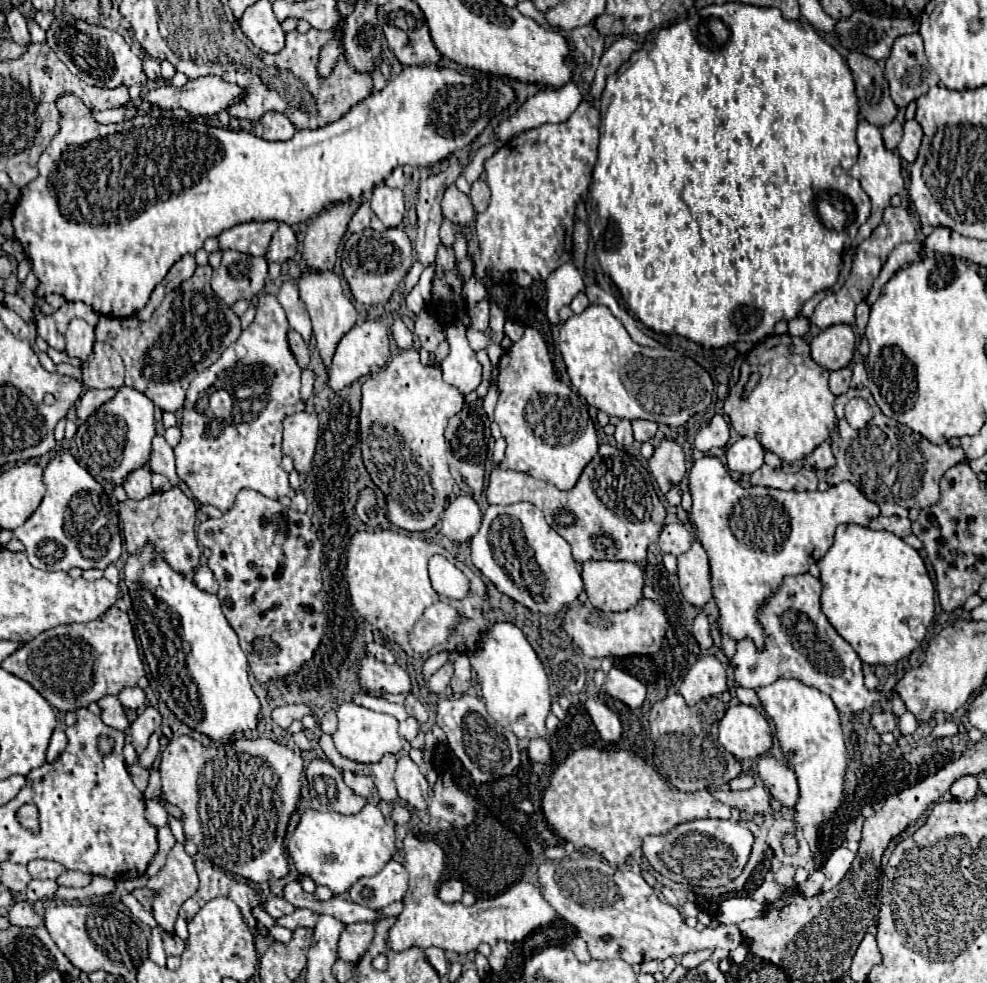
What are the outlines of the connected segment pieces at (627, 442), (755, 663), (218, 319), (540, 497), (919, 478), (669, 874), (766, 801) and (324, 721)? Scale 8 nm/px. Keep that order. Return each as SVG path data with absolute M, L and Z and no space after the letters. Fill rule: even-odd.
M621 420L617 424L615 440L617 440L617 446L631 446L633 444L633 430L631 430L631 422L629 420Z
M809 572L787 576L775 594L763 600L757 620L765 632L765 646L757 648L751 638L737 640L737 652L731 660L735 684L751 690L773 684L779 678L795 678L805 686L817 688L831 696L839 712L855 714L869 708L875 701L890 701L895 693L869 692L863 686L863 666L857 652L829 624L819 606L821 582Z
M197 266L195 274L189 280L185 280L181 286L177 286L163 298L159 308L153 312L153 318L149 322L141 322L133 330L119 326L119 318L111 318L111 316L101 316L99 324L95 326L97 340L109 342L121 354L125 362L125 384L143 392L163 412L181 410L189 382L197 376L199 370L211 366L221 356L223 348L233 344L241 334L239 318L233 314L229 306L225 306L225 302L221 302L221 298L213 294L209 280L211 280L211 266Z
M609 444L599 446L599 452L585 466L571 490L559 490L525 472L495 468L485 496L489 504L509 506L515 502L531 502L537 506L545 514L547 524L569 542L577 562L641 562L647 558L647 546L657 542L665 522L665 506L655 494L649 470L635 456Z
M851 388L847 394L835 398L835 412L839 420L839 442L835 446L835 460L837 464L827 470L827 484L837 486L841 482L851 482L857 486L869 500L881 504L881 496L885 492L893 496L893 502L903 508L929 508L939 500L939 480L941 476L955 464L965 460L961 448L953 448L949 442L931 444L921 434L913 432L911 428L899 424L893 418L887 418L879 406L875 404L869 388ZM851 398L863 398L873 408L873 418L863 430L855 430L843 416L843 406ZM873 430L881 432L875 436Z
M733 818L729 820L693 820L675 826L665 836L649 836L643 842L643 856L665 878L673 882L717 888L735 880L751 854L751 830Z
M755 786L751 790L743 790L743 792L713 790L713 796L719 802L723 802L731 808L737 808L739 812L747 812L747 814L765 814L771 808L771 796L761 786Z
M335 710L325 712L325 714L321 716L321 720L319 720L319 726L321 726L323 733L329 735L334 734L337 729L337 716Z

